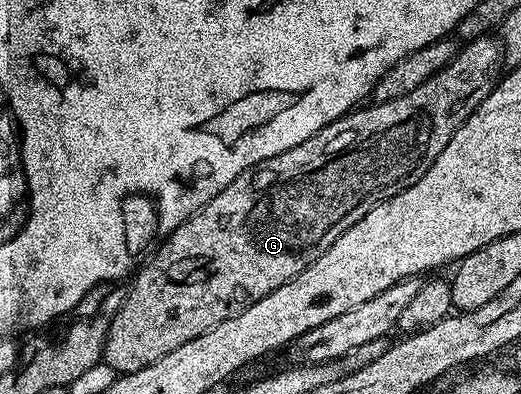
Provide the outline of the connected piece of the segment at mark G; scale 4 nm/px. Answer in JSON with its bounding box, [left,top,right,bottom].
[102,34,503,375]

